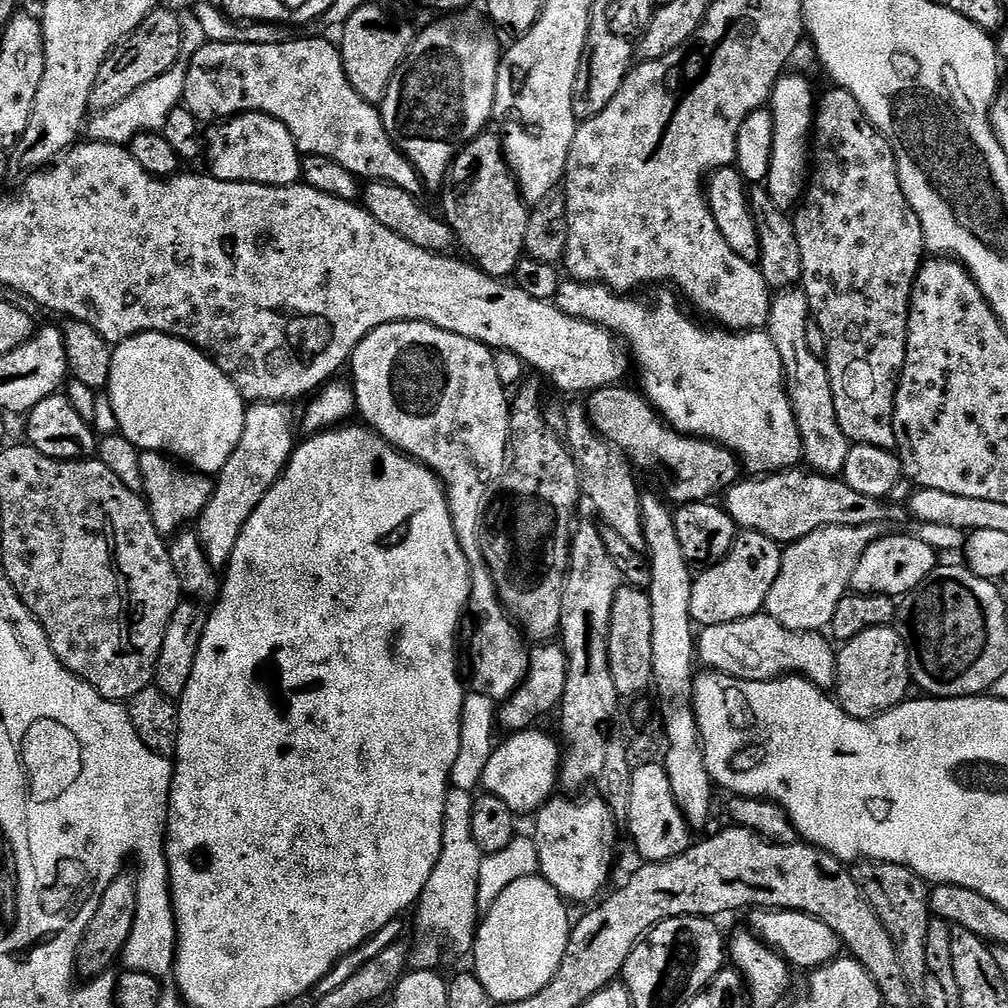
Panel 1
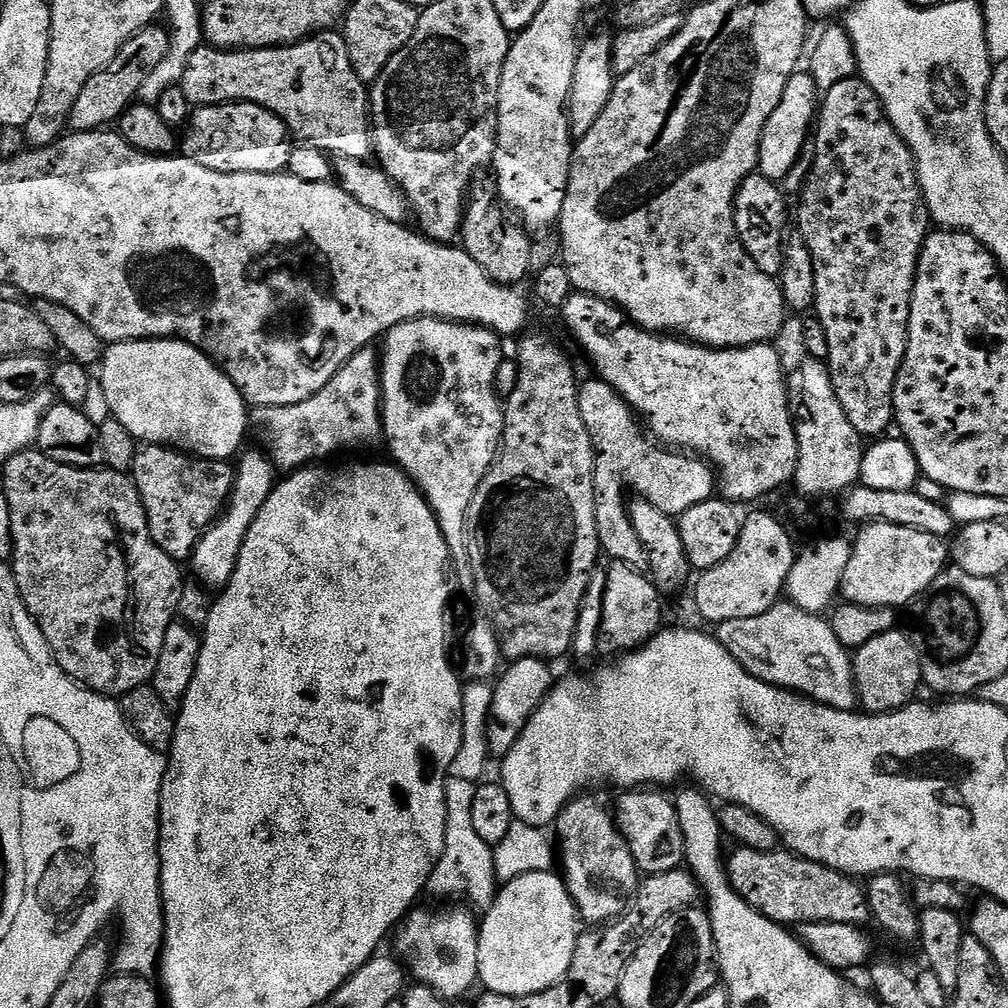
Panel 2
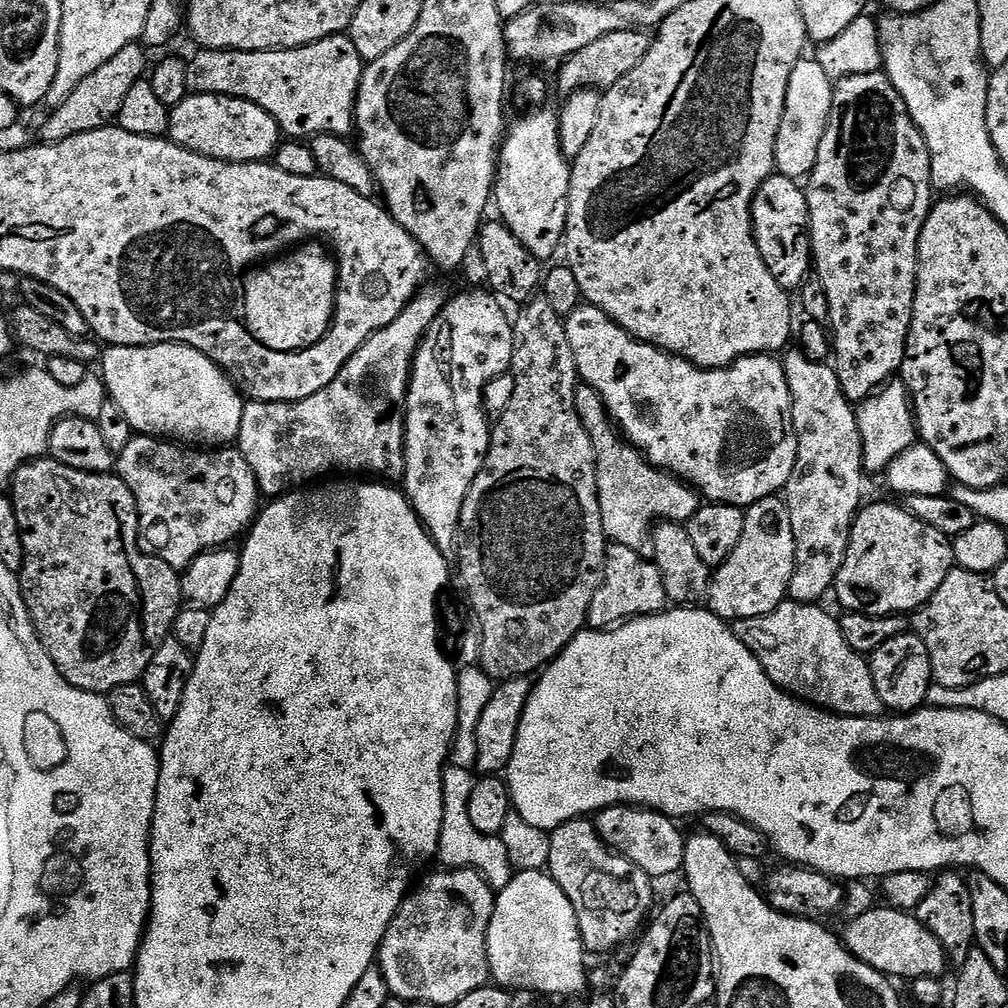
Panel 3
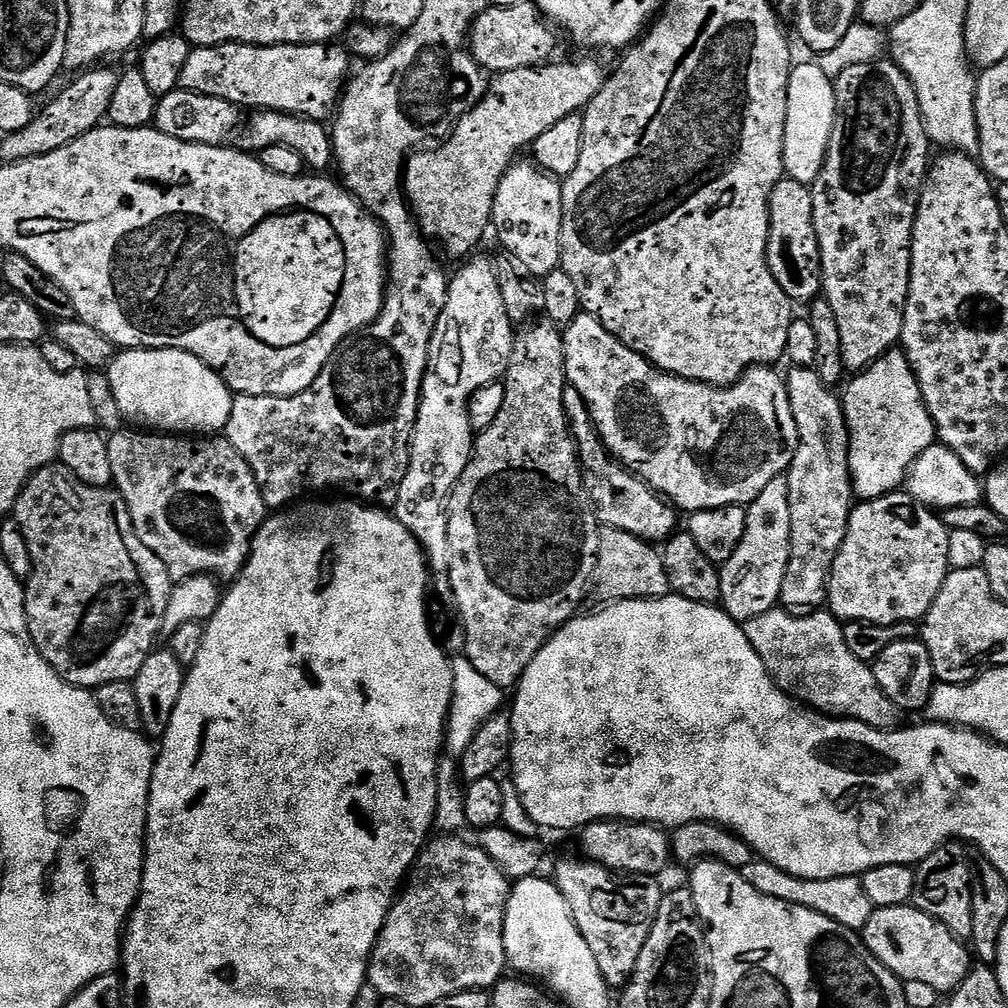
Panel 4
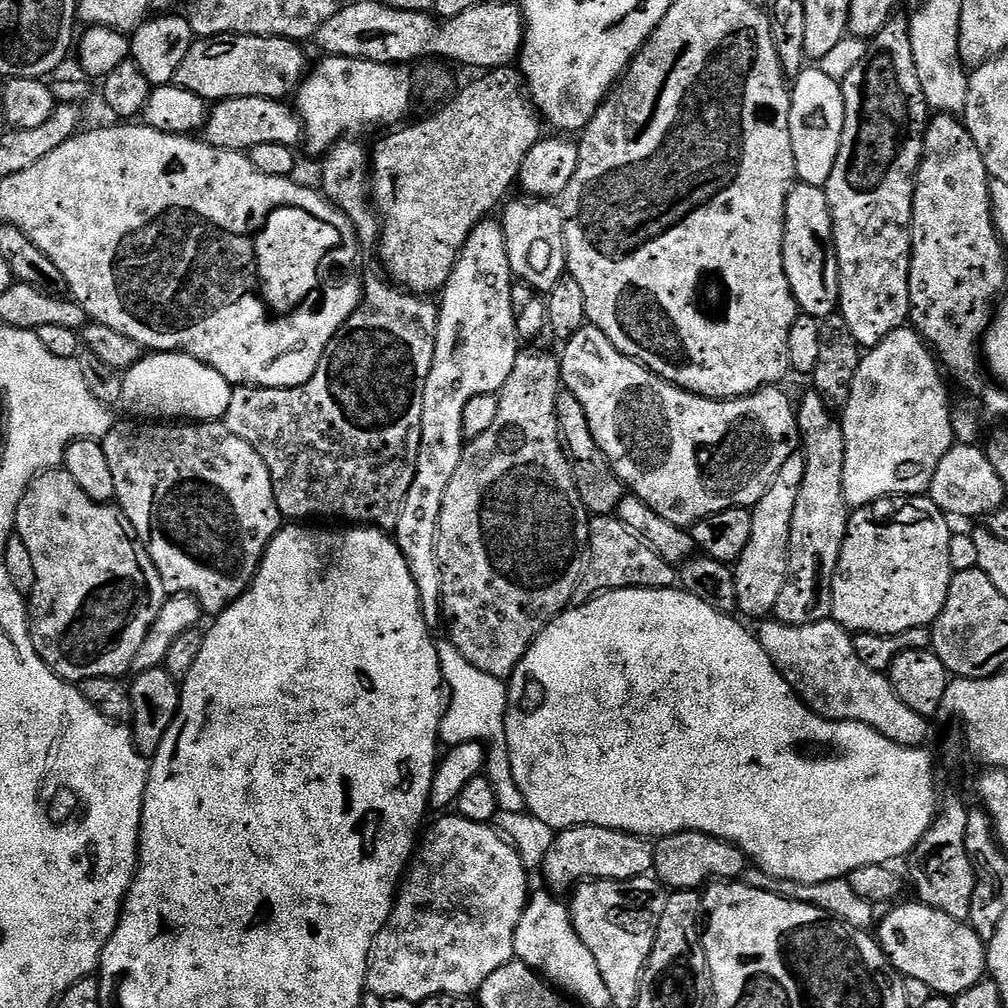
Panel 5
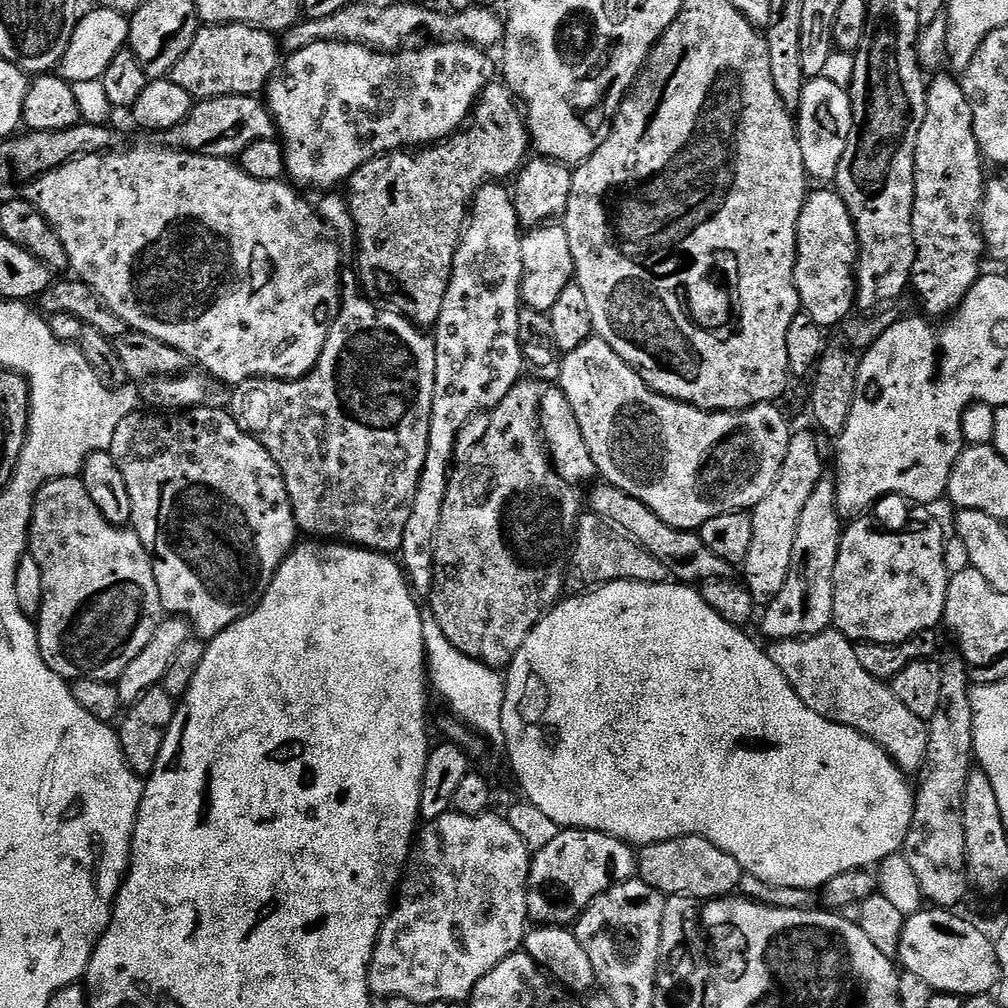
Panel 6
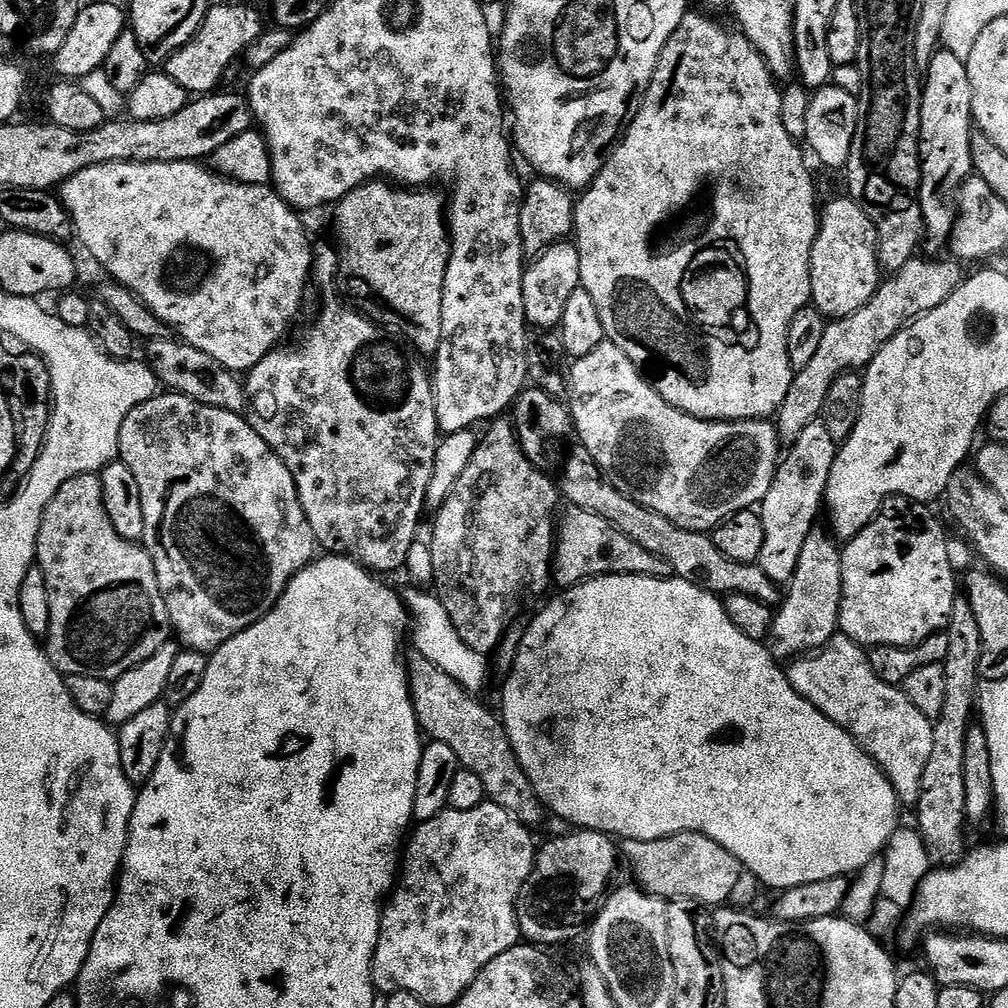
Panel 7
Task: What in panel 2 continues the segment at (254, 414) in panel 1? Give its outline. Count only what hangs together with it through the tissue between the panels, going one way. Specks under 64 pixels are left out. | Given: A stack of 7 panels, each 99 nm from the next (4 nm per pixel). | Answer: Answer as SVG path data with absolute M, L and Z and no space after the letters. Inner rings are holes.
M241 451L235 461L236 477L232 480L232 492L228 495L224 511L200 535L196 549L190 557L192 572L196 575L193 577L209 590L223 590L230 582L230 578L238 566L238 558L246 534L250 530L250 526L254 526L254 518L258 518L262 506L266 506L266 498L270 498L272 489L278 480L277 469L269 460L267 451L248 451Z

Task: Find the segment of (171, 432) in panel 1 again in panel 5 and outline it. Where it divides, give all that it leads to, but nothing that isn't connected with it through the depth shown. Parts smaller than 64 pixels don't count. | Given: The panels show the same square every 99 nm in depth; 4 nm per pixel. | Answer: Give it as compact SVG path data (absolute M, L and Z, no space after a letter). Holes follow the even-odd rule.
M157 352L155 354L145 355L133 368L129 368L123 373L124 381L122 382L122 404L128 407L133 417L143 418L148 422L220 422L223 421L226 410L230 406L230 398L232 397L233 385L229 384L226 378L222 378L222 374L218 374L218 370L214 370L210 366L206 366L202 362L198 362L193 356L188 356L185 352Z

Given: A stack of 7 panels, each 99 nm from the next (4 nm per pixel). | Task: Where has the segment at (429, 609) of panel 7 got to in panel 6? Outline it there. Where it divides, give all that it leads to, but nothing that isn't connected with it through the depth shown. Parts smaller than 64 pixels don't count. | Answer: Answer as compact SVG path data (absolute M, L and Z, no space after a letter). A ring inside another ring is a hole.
M431 614L424 616L422 638L428 679L435 691L437 688L444 695L445 702L452 707L451 715L460 723L467 724L471 731L491 747L493 744L497 750L503 749L502 702L505 677L497 669L462 654L462 650L458 650L458 646L454 646L454 642L450 642L450 638L442 634L442 626L438 626Z

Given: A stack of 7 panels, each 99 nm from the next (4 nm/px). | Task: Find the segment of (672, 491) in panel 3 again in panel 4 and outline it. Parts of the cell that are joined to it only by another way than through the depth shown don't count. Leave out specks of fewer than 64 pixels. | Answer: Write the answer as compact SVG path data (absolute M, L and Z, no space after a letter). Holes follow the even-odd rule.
M570 386L564 389L564 405L568 415L568 426L572 429L572 438L576 442L576 450L580 454L580 466L584 473L584 489L588 492L592 508L596 512L597 521L605 528L626 530L626 534L634 534L649 542L667 541L678 528L676 525L677 509L665 502L660 493L655 492L646 481L640 480L629 468L625 468L623 464L613 460L608 453L607 446L598 434L596 424L592 421L588 404L582 398L582 394L578 394L578 390L574 390Z

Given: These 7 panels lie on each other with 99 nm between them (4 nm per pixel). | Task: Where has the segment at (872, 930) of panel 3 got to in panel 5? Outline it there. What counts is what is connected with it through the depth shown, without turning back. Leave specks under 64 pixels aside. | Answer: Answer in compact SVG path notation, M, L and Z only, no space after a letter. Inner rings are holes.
M919 902L904 903L897 903L891 909L893 912L881 922L880 932L878 931L878 943L881 950L886 953L889 962L896 967L896 971L901 976L918 978L918 982L930 986L930 990L935 995L949 998L961 996L966 990L970 990L970 986L979 984L985 979L988 967L986 944L972 929L971 924L950 918L950 914L942 914L942 910L934 910Z

